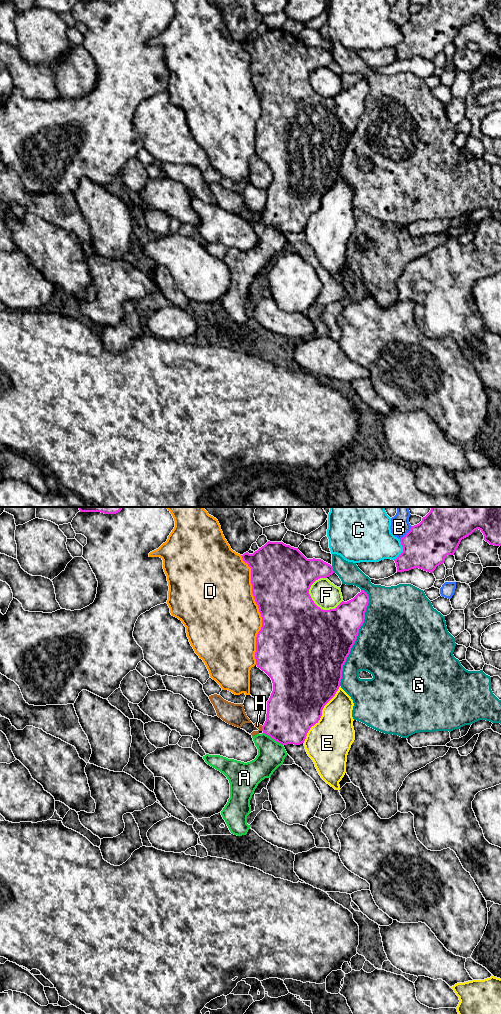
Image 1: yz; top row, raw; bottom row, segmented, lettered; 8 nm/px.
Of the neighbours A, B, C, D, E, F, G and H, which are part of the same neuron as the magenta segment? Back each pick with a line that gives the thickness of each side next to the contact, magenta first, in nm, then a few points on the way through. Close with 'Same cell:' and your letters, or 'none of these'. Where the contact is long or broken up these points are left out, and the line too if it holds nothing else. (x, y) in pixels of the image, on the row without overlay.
A: 380/220 nm | across yz (291, 201), (273, 226), (271, 242)
Same cell: A

